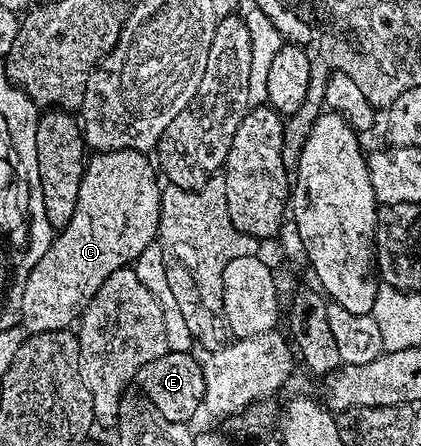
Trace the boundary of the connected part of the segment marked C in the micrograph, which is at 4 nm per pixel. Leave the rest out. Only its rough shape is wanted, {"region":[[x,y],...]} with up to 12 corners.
{"region":[[140,149],[86,160],[75,215],[28,269],[22,325],[69,329],[156,242]]}

